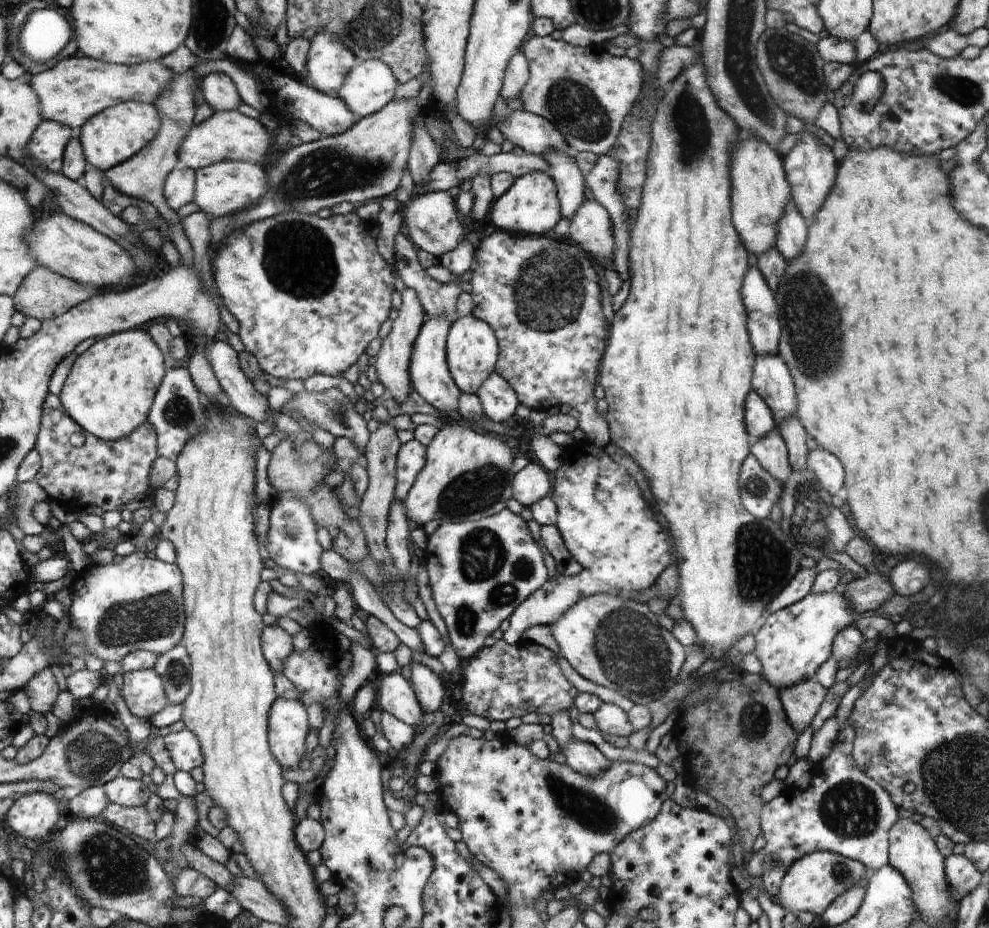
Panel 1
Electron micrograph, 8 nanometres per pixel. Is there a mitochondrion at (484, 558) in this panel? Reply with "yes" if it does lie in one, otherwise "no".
yes

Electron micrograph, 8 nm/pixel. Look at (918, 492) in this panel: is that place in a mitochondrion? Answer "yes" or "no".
no

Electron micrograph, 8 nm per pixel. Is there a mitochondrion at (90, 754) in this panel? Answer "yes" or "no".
yes

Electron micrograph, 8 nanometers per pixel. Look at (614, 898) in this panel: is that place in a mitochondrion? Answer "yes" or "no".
no

